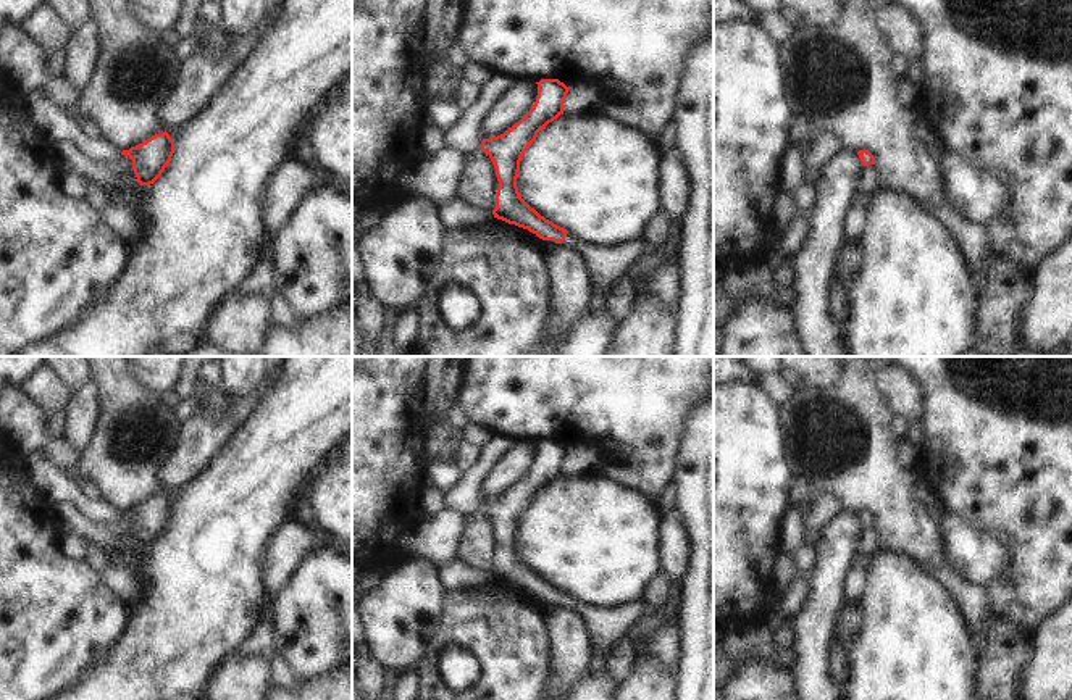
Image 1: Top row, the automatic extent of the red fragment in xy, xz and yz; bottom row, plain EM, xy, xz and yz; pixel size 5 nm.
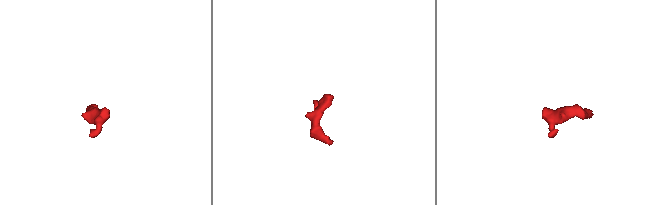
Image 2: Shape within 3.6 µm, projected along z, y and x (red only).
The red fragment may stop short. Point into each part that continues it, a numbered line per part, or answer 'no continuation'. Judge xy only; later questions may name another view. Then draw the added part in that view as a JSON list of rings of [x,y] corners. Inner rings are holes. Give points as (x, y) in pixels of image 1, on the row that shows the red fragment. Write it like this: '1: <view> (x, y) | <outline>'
no continuation

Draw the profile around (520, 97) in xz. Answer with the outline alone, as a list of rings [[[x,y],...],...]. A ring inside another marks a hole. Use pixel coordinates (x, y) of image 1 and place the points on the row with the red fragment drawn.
[[[533,79],[515,81],[497,100],[481,126],[483,139],[497,137],[509,131],[533,108],[538,84]]]

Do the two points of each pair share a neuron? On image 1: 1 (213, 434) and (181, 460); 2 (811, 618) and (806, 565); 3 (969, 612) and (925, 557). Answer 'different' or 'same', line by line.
1: same
2: different
3: same

